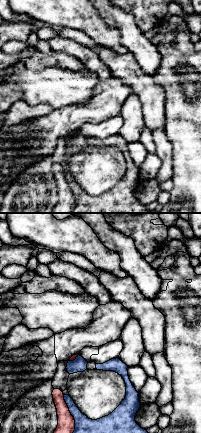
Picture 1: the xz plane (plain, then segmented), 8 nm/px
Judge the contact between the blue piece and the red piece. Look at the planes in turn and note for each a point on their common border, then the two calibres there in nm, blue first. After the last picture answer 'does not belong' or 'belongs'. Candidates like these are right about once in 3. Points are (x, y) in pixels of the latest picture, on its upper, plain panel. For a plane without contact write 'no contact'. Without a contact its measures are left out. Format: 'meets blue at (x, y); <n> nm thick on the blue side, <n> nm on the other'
meets blue at (72, 191); 280 nm thick on the blue side, 140 nm on the other

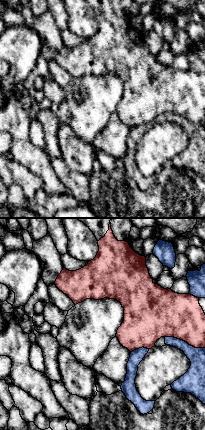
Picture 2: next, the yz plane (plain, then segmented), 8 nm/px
meets blue at (184, 117); 130 nm thick on the blue side, 360 nm on the other

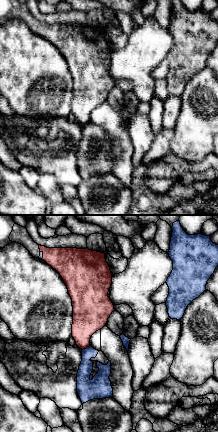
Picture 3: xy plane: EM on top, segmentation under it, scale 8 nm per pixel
meets blue at (86, 124); 110 nm thick on the blue side, 260 nm on the other

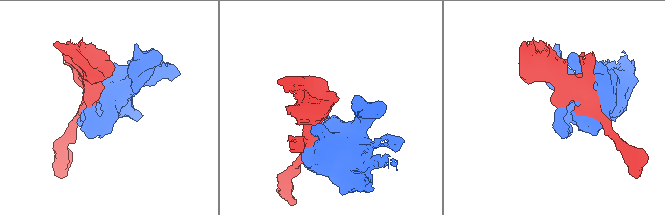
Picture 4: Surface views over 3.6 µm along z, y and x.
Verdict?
does not belong

